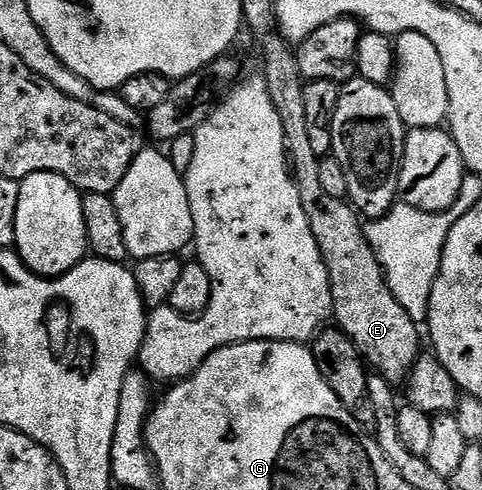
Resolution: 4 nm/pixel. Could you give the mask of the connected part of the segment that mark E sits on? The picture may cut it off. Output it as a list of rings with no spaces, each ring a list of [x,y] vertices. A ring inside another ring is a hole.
[[[332,202],[320,211],[309,212],[306,209],[305,216],[312,227],[322,260],[329,270],[335,325],[351,338],[371,369],[374,367],[392,386],[403,385],[422,354],[420,336],[416,333],[419,331],[391,294],[385,273],[363,233],[359,215],[345,203]],[[325,236],[351,237],[344,244],[330,244]]]

